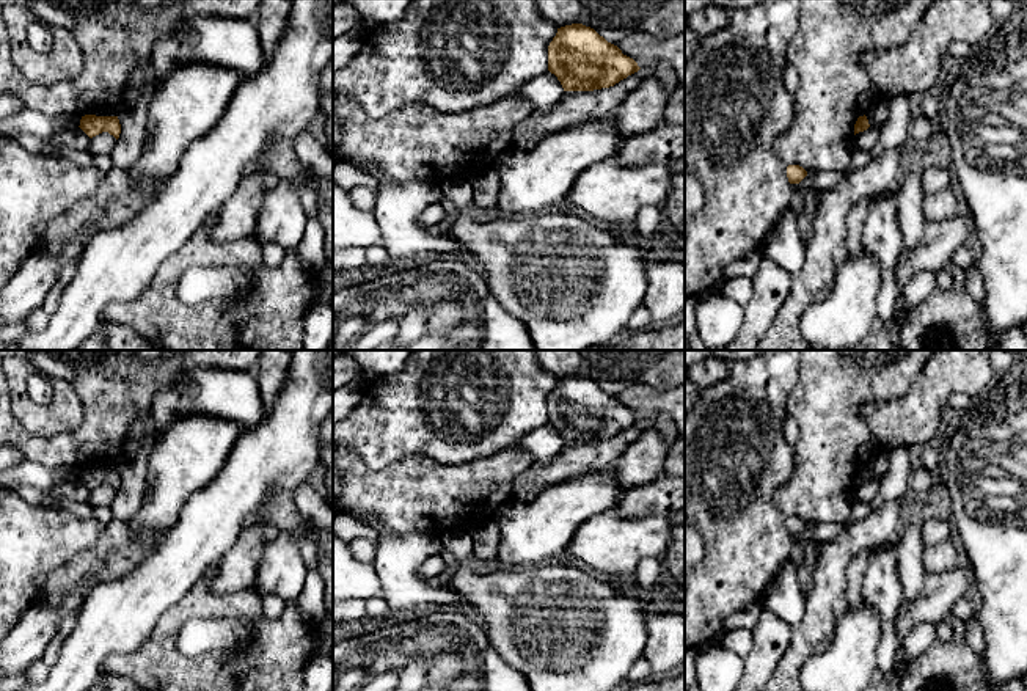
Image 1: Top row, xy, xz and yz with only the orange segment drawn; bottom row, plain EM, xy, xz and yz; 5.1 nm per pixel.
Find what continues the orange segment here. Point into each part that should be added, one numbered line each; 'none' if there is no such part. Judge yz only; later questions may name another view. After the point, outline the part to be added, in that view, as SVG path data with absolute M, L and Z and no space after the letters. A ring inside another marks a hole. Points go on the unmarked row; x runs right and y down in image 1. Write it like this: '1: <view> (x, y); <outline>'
none

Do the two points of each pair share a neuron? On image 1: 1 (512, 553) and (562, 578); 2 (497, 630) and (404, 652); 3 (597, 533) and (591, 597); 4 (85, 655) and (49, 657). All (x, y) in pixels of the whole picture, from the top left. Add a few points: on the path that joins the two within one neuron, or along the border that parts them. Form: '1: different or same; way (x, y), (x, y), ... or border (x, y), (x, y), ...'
1: different; border (566, 558), (556, 563), (504, 569)
2: different; border (484, 630), (490, 646), (506, 663)
3: different; border (597, 574), (610, 580)
4: different; border (76, 624), (51, 668)

